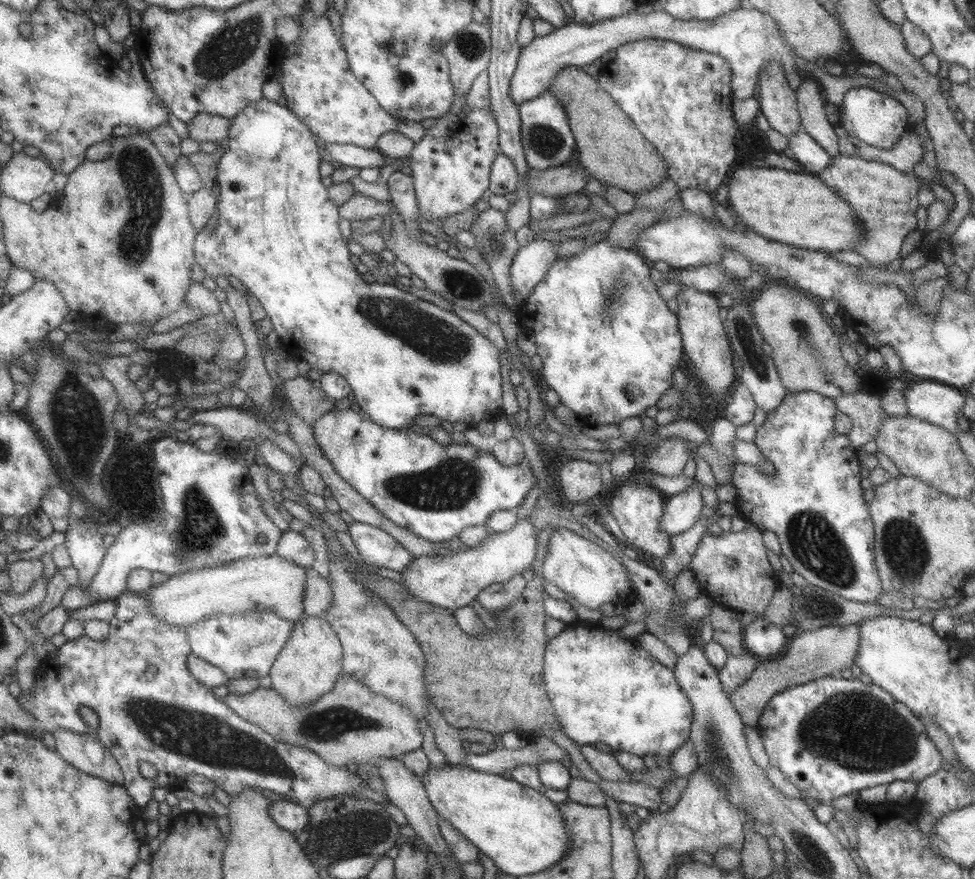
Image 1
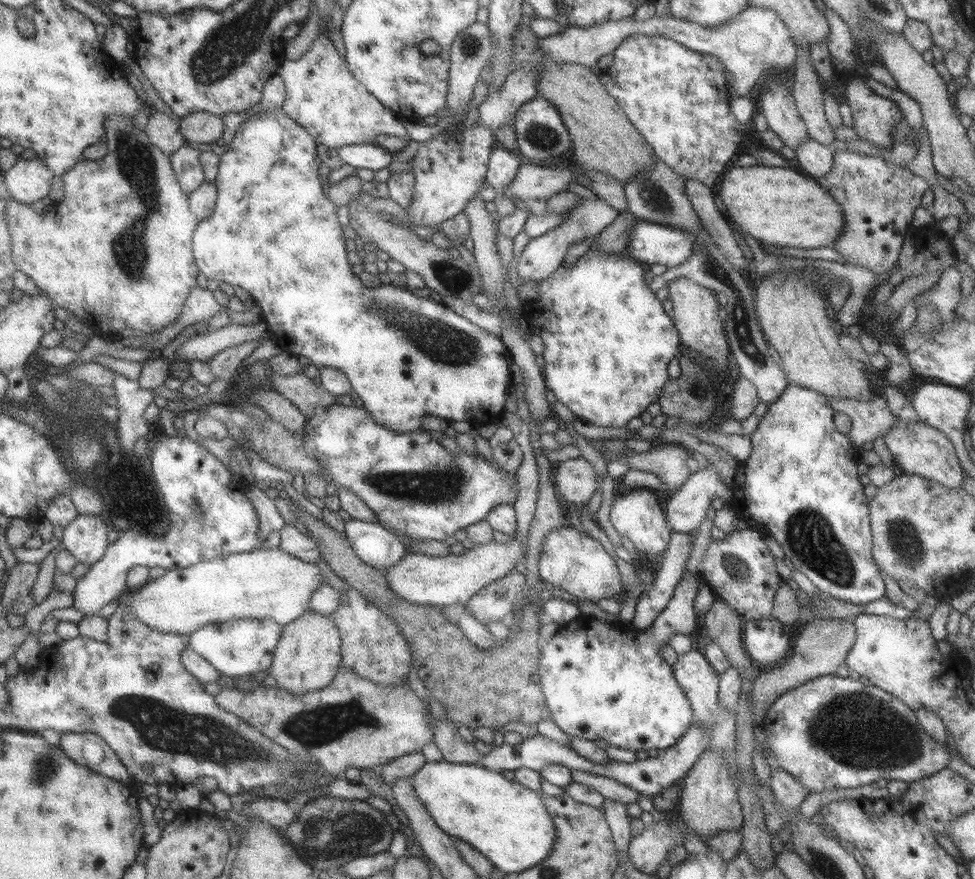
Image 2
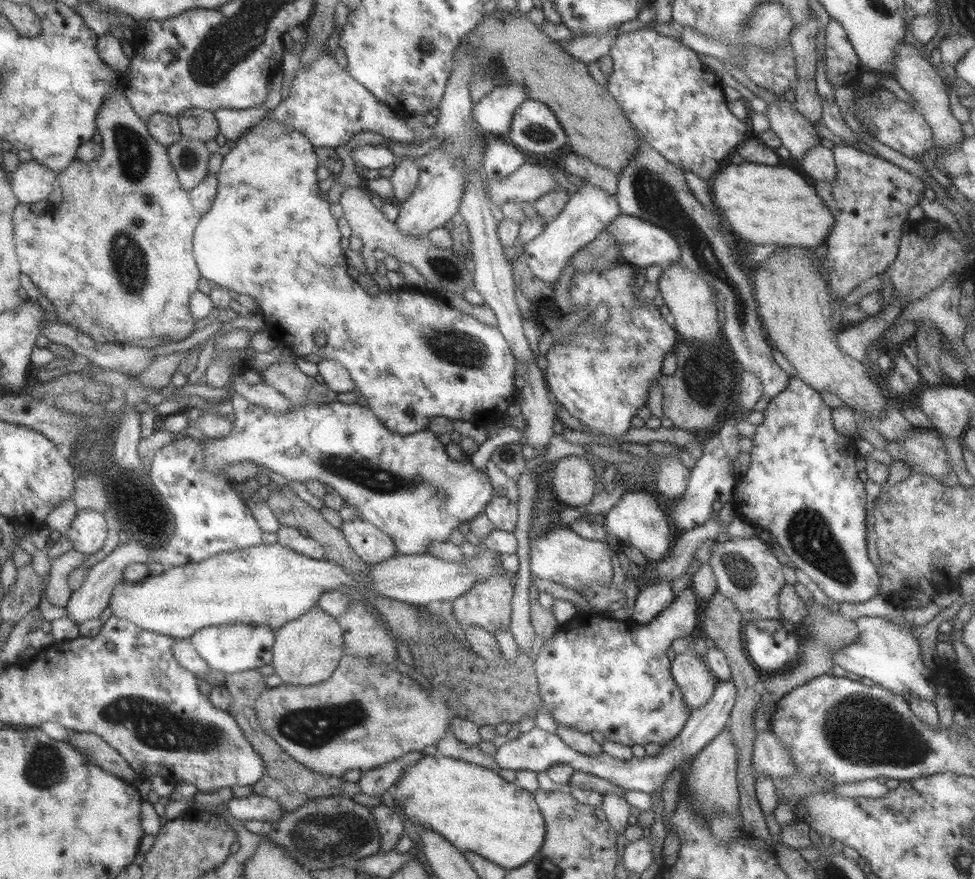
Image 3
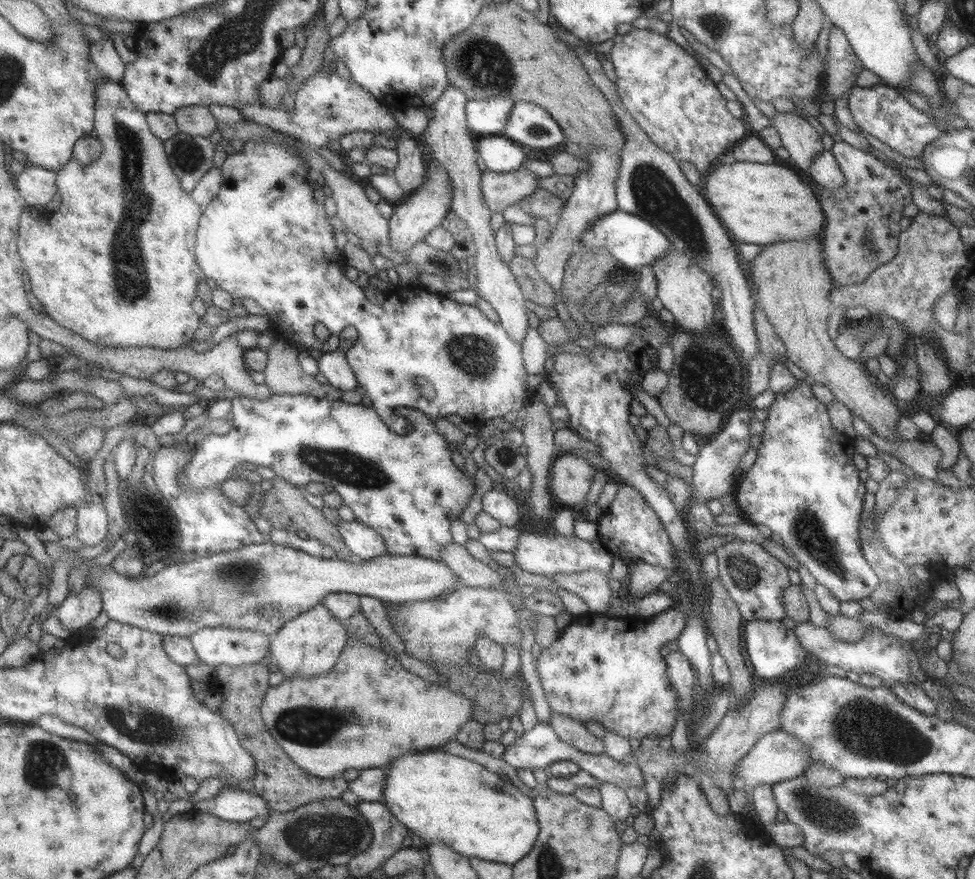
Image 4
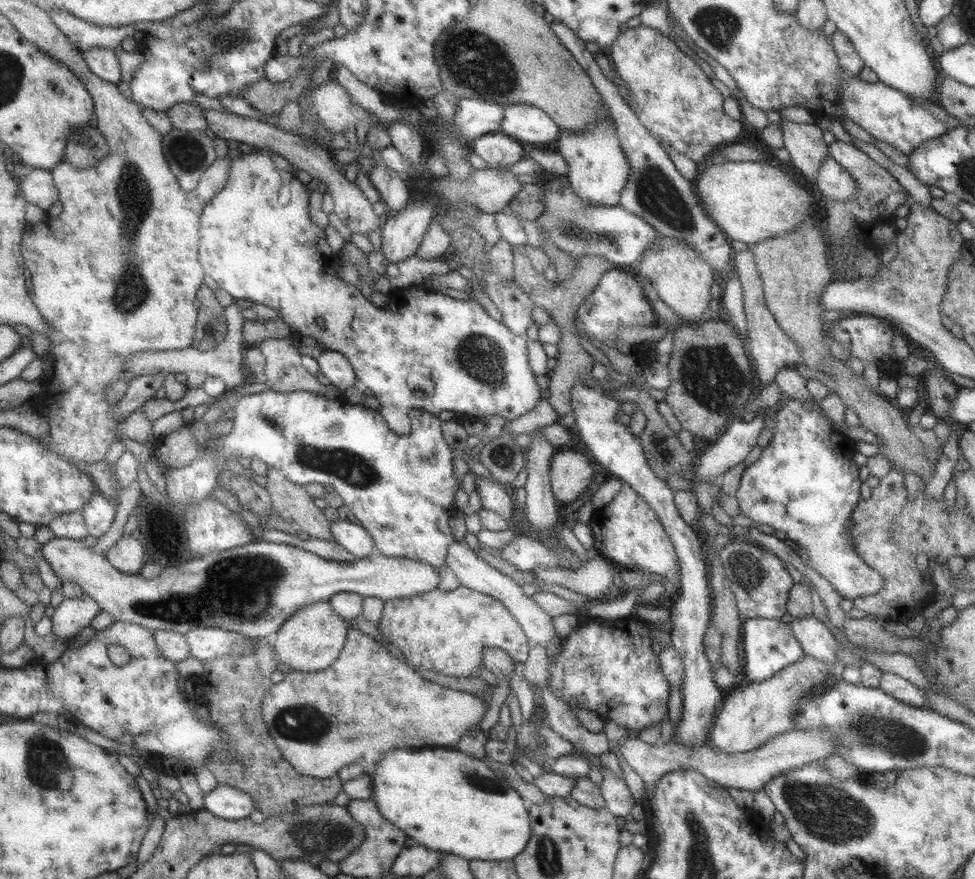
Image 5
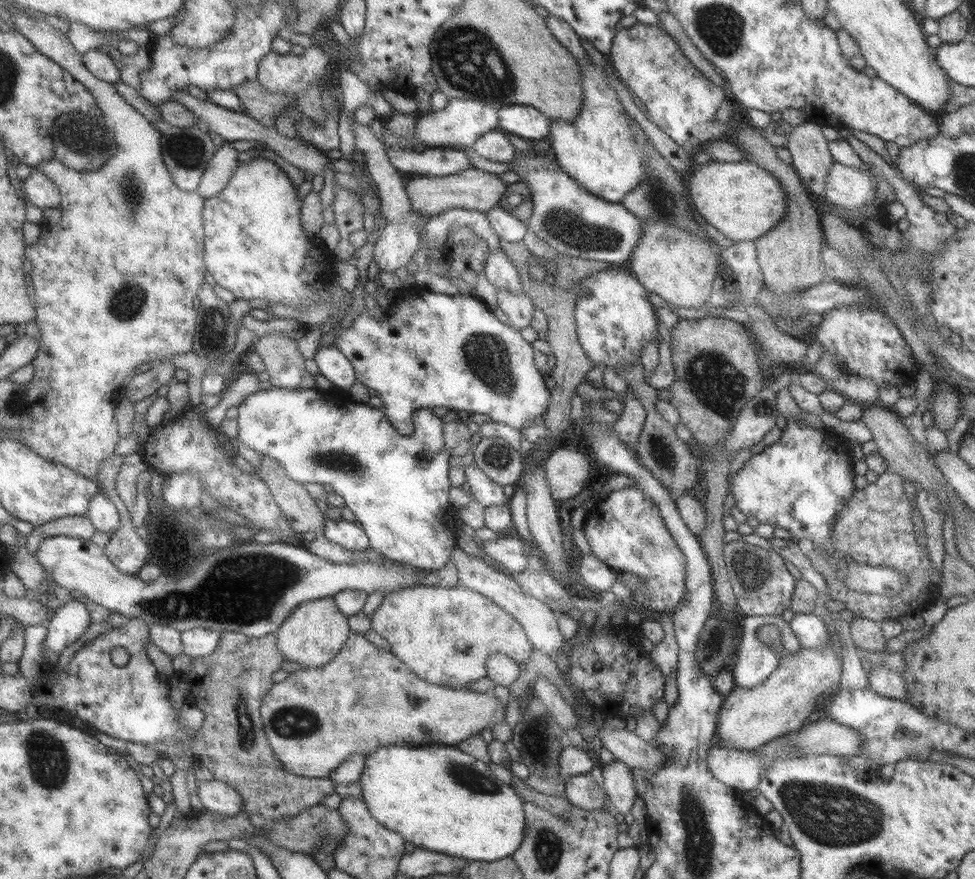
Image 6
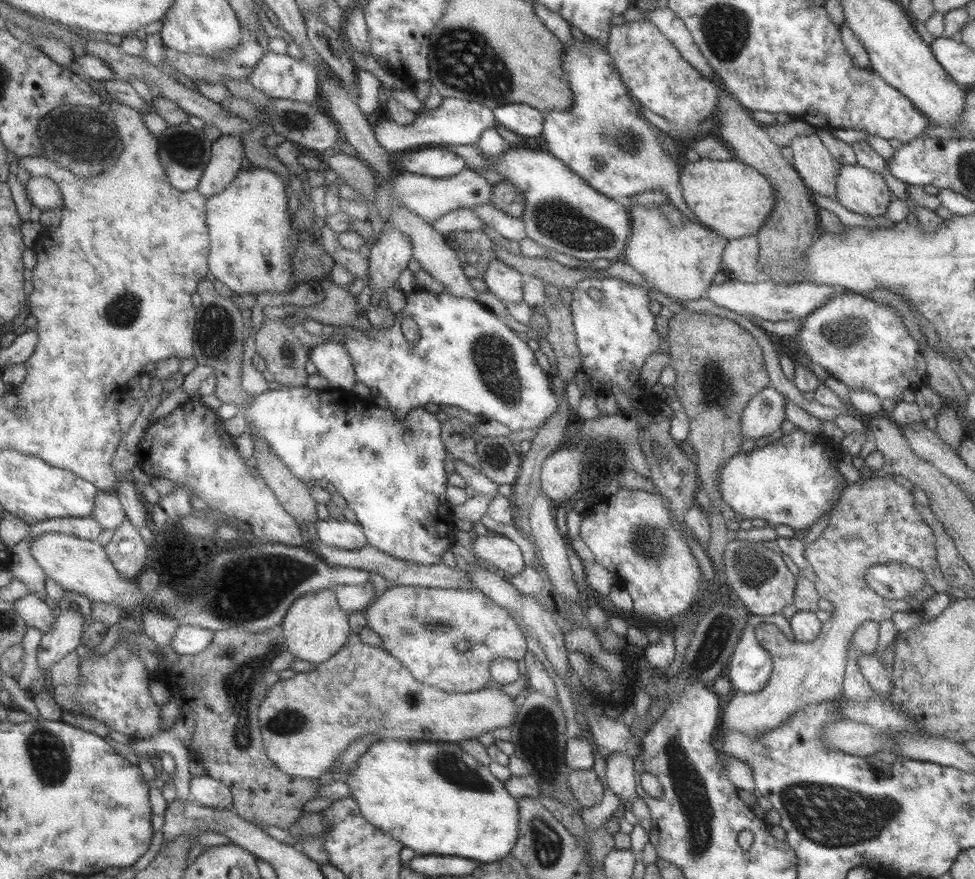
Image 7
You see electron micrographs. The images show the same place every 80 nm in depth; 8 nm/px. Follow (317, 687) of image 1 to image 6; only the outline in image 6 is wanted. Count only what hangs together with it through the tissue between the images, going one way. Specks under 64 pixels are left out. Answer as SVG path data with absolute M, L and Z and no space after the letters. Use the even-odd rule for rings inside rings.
M332 596L301 602L277 630L277 650L284 661L299 664L301 668L325 666L333 660L350 635L347 620L335 607Z

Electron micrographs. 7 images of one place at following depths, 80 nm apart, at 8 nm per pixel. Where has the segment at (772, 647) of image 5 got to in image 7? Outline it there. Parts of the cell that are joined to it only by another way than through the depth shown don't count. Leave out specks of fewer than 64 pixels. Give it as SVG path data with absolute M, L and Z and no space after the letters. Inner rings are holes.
M783 615L757 616L747 618L747 626L733 650L725 675L730 680L733 691L749 694L761 690L769 680L772 671L770 655L757 643L755 628L768 623L775 626L791 642L794 634Z

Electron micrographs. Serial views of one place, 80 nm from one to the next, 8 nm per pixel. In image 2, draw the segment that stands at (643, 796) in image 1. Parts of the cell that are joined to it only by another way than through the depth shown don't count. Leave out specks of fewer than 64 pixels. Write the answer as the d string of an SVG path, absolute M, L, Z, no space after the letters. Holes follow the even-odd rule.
M582 770L572 771L572 780L579 784L587 784L589 788L596 790L604 798L610 798L623 804L637 802L637 796L645 795L632 788L627 788L624 784L619 784L612 778L585 773Z

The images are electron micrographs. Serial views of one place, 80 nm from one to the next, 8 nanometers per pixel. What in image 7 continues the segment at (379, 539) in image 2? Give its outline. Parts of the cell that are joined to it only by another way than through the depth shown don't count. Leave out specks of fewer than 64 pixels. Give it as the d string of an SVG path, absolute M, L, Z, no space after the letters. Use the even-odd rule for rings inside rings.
M329 516L327 520L317 519L313 526L317 534L316 540L325 546L353 550L367 545L360 525L348 522L346 519L335 520Z

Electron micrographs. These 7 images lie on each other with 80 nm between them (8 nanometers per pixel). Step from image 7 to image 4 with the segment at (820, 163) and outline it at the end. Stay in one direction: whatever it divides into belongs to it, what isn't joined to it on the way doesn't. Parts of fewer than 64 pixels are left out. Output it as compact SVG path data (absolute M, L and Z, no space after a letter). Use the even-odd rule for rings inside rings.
M776 113L771 120L780 137L781 146L789 153L793 166L809 171L815 156L823 151L820 135L803 117L792 113Z

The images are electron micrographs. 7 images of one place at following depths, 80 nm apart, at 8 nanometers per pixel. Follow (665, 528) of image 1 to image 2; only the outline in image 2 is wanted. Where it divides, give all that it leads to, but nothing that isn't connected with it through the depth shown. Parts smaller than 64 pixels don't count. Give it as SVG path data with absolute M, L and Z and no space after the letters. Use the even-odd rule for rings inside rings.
M707 462L705 468L698 468L696 472L690 473L679 490L672 491L664 496L663 503L668 527L676 533L691 533L693 529L698 528L703 518L710 517L711 509L709 504L711 504L713 498L721 498L723 502L727 501L732 503L732 487L733 484L725 484L725 482L719 478L713 465Z

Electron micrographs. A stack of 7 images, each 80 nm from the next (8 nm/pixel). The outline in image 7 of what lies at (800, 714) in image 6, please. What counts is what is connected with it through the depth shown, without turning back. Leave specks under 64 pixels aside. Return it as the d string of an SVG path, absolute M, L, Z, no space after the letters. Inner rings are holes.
M891 475L871 477L870 479L848 482L840 490L840 495L829 513L829 520L819 537L804 545L804 555L815 573L815 582L812 582L818 598L833 605L831 618L822 623L822 629L811 642L791 642L775 626L764 623L755 628L757 643L770 655L772 671L765 686L757 692L745 694L732 691L729 701L721 712L719 728L725 732L739 732L750 737L759 736L785 724L797 709L807 703L820 703L841 698L842 680L844 677L847 647L852 643L853 632L864 621L879 624L890 620L896 612L920 613L921 604L936 593L948 593L947 584L943 580L934 549L934 536L929 527L919 517L915 509L915 499L911 491L891 479ZM887 563L903 563L916 568L925 577L922 588L913 595L912 599L902 601L882 600L873 590L863 582L862 574L866 574L872 566L885 566Z

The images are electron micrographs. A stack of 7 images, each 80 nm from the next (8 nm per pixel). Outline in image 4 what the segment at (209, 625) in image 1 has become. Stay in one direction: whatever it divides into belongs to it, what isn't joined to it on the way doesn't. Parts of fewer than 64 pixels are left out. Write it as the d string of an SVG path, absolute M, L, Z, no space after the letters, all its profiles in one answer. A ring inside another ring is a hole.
M214 627L196 630L188 636L188 639L199 662L216 667L219 664L241 666L259 662L261 658L267 656L267 652L270 652L271 636L249 630Z

